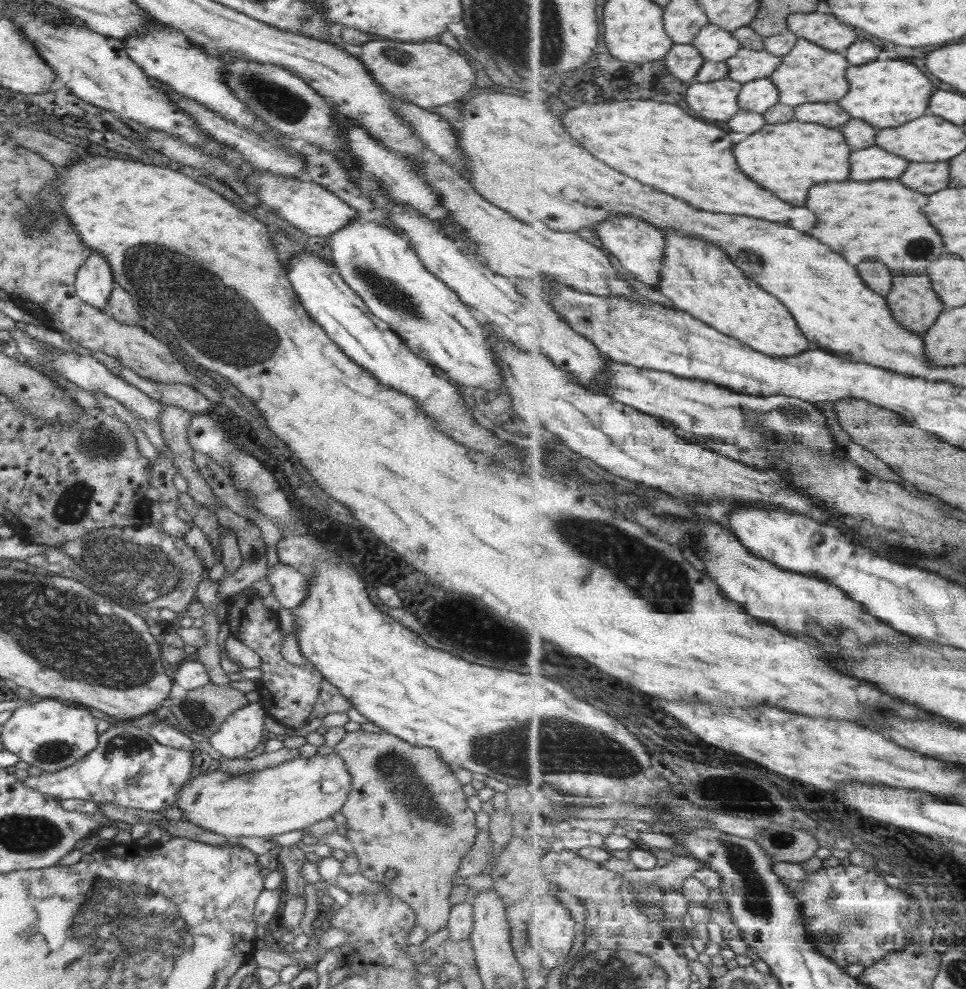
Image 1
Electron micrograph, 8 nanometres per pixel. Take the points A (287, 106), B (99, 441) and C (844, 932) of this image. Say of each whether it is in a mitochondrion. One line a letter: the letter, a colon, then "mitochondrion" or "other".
A: mitochondrion
B: mitochondrion
C: mitochondrion

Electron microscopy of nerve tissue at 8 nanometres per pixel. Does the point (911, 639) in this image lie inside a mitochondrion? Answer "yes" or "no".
no

